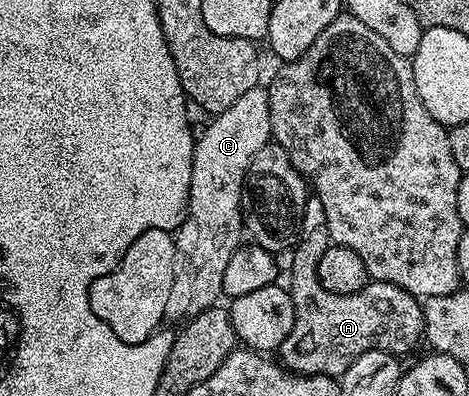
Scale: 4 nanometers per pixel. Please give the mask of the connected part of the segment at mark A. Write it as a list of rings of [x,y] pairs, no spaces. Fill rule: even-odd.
[[[301,229],[301,236],[297,238],[296,245],[291,250],[293,262],[289,265],[289,281],[287,280],[287,288],[291,299],[295,303],[295,327],[291,327],[291,335],[287,335],[287,339],[281,344],[279,350],[279,360],[282,365],[291,373],[299,373],[302,375],[315,375],[323,373],[326,377],[339,379],[347,371],[347,367],[351,367],[351,363],[355,363],[355,359],[359,359],[359,355],[363,355],[372,349],[378,349],[384,353],[392,353],[394,355],[402,355],[401,353],[409,353],[418,344],[423,341],[425,324],[423,323],[423,311],[421,310],[422,302],[418,298],[412,297],[407,291],[403,291],[403,287],[395,287],[391,283],[380,283],[379,287],[376,284],[370,283],[364,289],[355,291],[351,295],[335,295],[331,291],[327,291],[323,287],[323,283],[319,283],[319,279],[313,277],[313,261],[317,261],[317,245],[313,245],[313,233],[309,233],[309,229]]]

